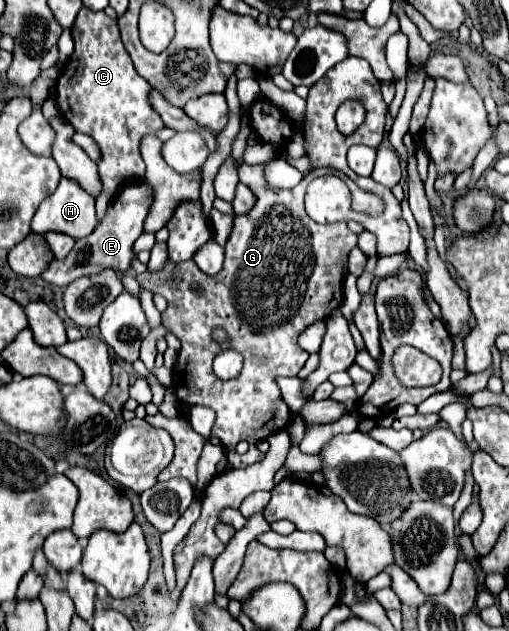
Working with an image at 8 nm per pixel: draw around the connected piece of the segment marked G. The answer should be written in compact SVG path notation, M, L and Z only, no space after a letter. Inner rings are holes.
M241 165L241 181L253 191L255 205L247 215L237 215L233 231L227 239L227 253L225 253L225 265L223 269L209 277L197 267L193 260L183 263L173 263L171 259L165 263L163 271L159 273L141 273L137 275L137 281L141 287L147 287L153 293L161 293L169 307L163 317L163 325L169 333L177 335L181 341L181 349L173 367L173 389L175 395L185 407L193 405L211 405L211 409L217 413L217 423L213 427L213 435L223 441L223 447L227 449L227 457L233 467L247 467L257 461L261 461L265 455L257 449L257 443L267 439L271 433L277 433L279 429L285 429L285 425L291 423L291 411L287 403L283 403L277 377L295 377L305 361L309 359L309 353L299 347L297 339L303 333L305 327L319 319L327 319L331 311L335 311L341 305L343 297L343 279L345 279L345 267L341 261L349 257L349 251L357 245L355 233L347 229L347 223L329 223L319 225L315 223L305 207L303 197L305 189L309 185L307 179L300 181L293 189L265 189L267 181L263 179L263 165ZM191 283L199 283L203 287L203 295L193 295ZM223 327L227 333L225 343L213 341L213 329ZM223 349L235 349L245 357L245 367L239 377L231 381L221 381L213 373L213 359ZM245 439L249 441L251 449L245 455L233 455L235 445Z

